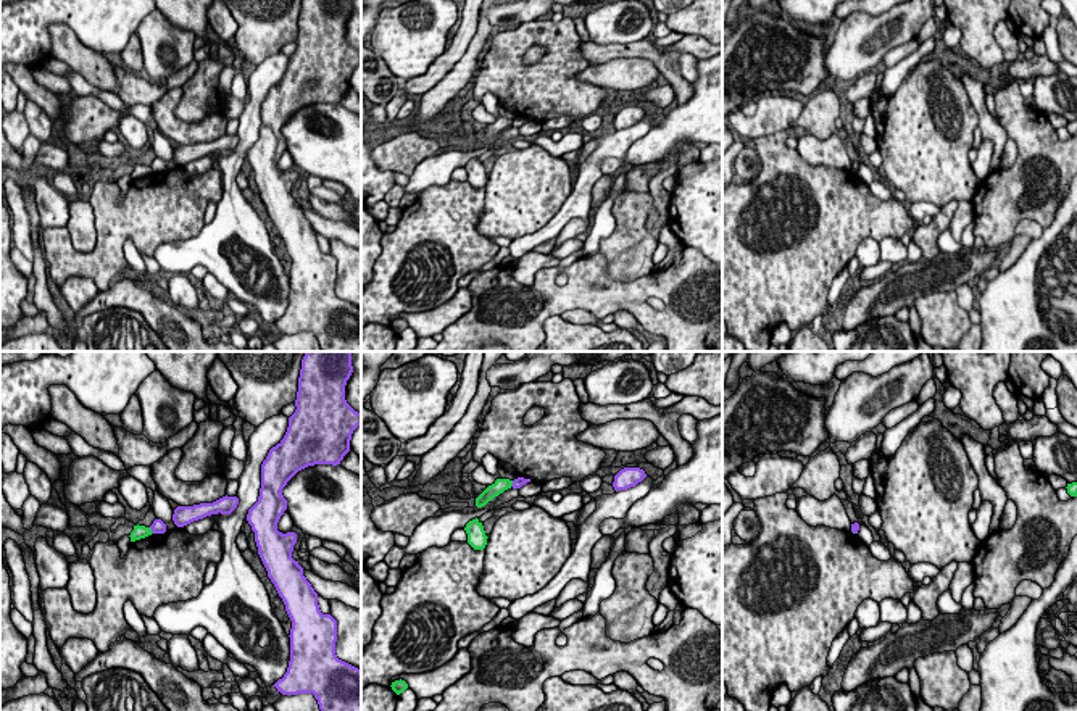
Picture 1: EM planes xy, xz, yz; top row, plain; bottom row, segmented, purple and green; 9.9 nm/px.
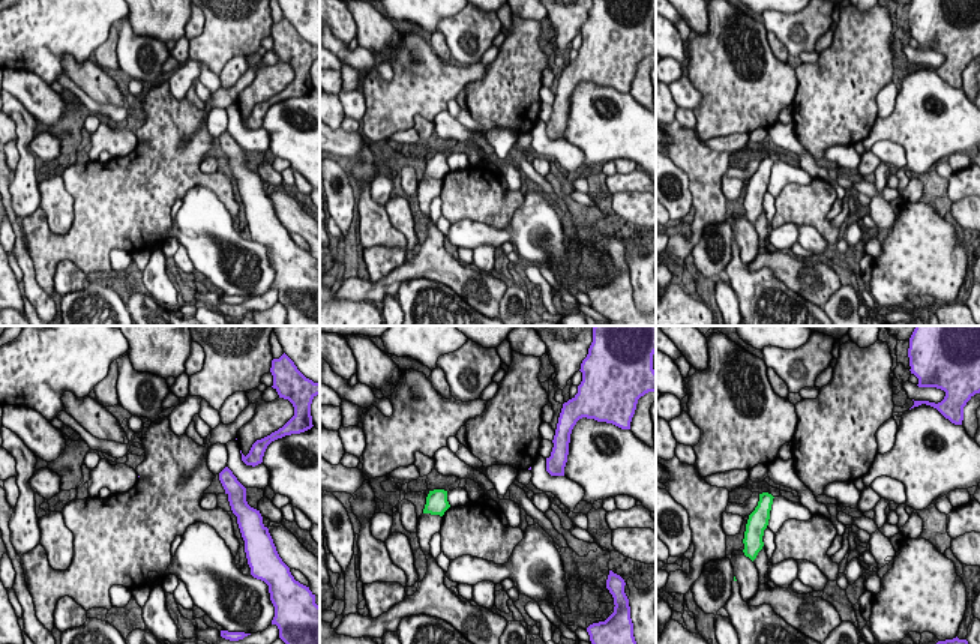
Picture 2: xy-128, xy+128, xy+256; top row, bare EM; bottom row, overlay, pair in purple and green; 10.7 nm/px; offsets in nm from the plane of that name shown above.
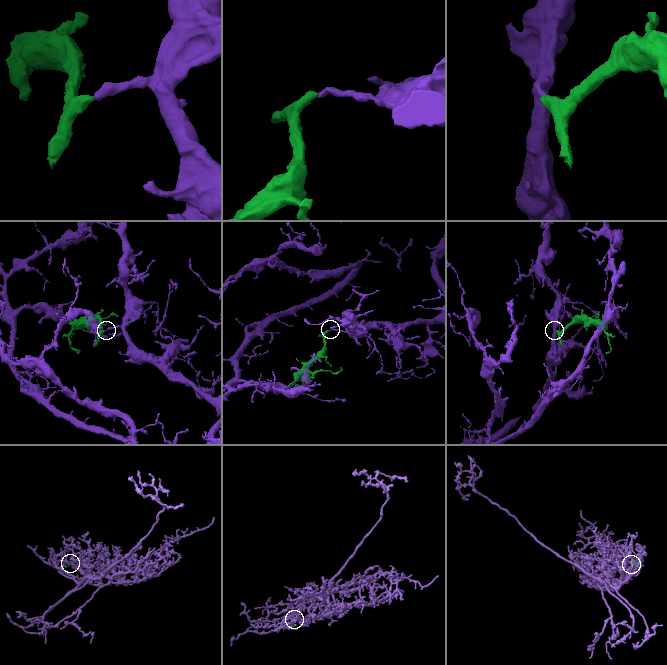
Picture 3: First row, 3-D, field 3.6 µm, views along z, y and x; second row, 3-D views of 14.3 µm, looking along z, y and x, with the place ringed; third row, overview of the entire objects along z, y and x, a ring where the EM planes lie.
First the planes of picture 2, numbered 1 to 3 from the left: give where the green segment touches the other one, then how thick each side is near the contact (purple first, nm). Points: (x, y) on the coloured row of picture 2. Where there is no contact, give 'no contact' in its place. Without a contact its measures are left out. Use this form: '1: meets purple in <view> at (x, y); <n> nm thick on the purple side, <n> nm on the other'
1: no contact
2: no contact
3: no contact

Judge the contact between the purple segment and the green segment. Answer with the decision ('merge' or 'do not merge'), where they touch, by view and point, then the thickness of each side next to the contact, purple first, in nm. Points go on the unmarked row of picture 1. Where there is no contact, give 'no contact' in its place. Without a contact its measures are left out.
do not merge; contact xy (152, 170); calibres 140 and 130 nm

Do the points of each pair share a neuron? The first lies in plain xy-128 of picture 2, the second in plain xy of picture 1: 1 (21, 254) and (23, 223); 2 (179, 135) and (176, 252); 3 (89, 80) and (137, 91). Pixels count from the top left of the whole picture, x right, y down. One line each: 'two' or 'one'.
1: two
2: two
3: two

